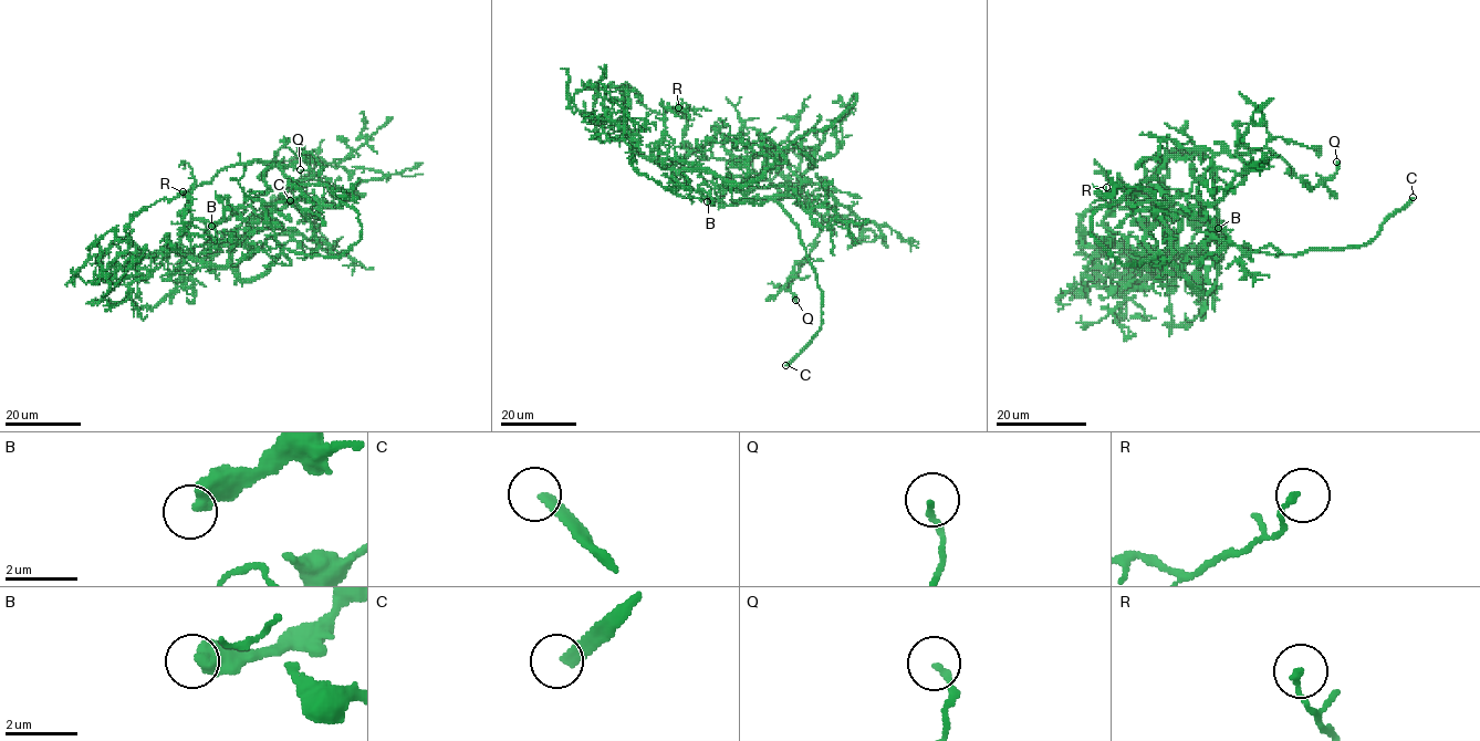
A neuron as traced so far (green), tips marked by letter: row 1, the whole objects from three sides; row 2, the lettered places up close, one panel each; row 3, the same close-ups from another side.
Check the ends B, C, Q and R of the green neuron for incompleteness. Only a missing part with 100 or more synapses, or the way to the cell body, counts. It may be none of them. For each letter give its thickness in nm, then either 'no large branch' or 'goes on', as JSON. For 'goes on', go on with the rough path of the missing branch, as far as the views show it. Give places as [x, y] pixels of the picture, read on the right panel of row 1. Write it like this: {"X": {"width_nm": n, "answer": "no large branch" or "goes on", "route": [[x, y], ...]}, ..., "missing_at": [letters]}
{"B": {"width_nm": 480, "answer": "no large branch"}, "C": {"width_nm": 260, "answer": "goes on", "route": [[1413, 197], [1425, 184], [1425, 159], [1417, 148], [1417, 141], [1407, 141], [1404, 135]]}, "Q": {"width_nm": 160, "answer": "no large branch"}, "R": {"width_nm": 160, "answer": "no large branch"}, "missing_at": ["C"]}

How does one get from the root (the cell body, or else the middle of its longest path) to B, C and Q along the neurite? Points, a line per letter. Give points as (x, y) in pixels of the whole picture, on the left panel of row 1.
B: (301, 253), (340, 257), (362, 226), (325, 184), (296, 184), (277, 165), (264, 171), (268, 191), (211, 226)
C: (301, 253), (284, 248), (264, 272), (235, 282), (238, 264), (273, 237), (326, 244), (290, 200)
Q: (301, 253), (340, 257), (362, 226), (325, 184), (296, 184), (280, 166), (321, 159), (292, 190), (300, 169)

